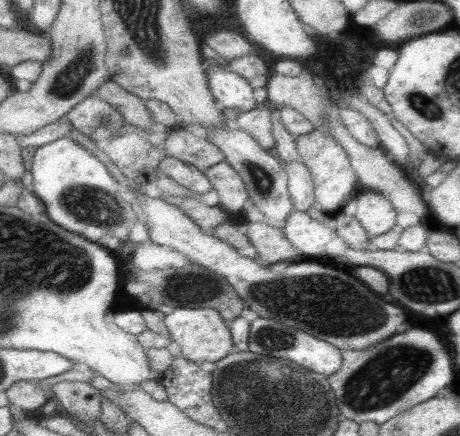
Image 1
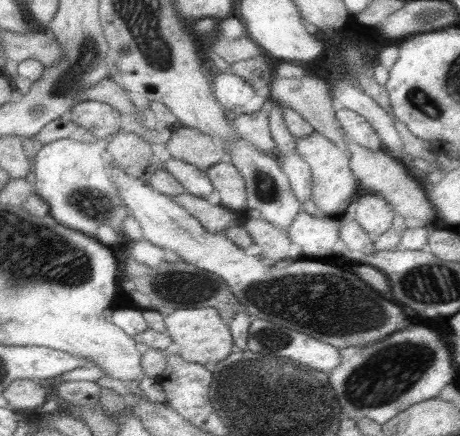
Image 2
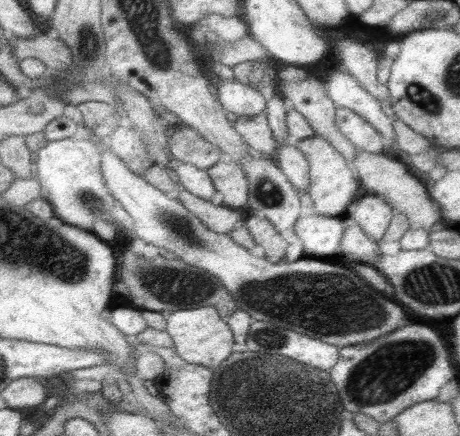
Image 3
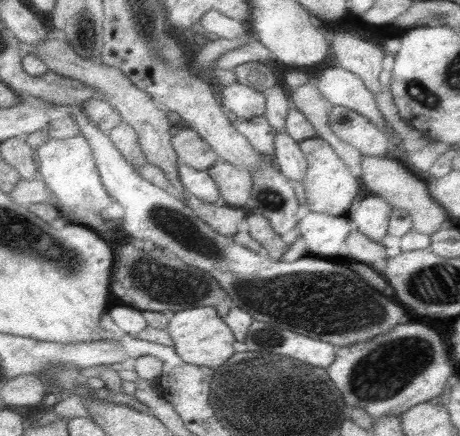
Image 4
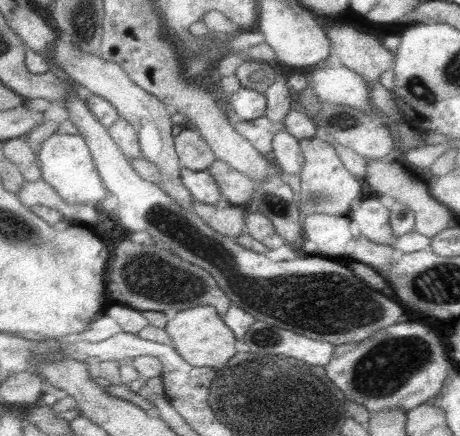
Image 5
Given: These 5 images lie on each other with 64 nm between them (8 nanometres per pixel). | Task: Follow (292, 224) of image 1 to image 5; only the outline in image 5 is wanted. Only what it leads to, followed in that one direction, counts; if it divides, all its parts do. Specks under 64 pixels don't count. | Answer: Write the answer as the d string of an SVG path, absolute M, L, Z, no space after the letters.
M305 214L303 220L303 252L321 254L321 256L339 256L343 254L347 242L353 238L351 228L353 222L347 216L329 216L329 214Z

